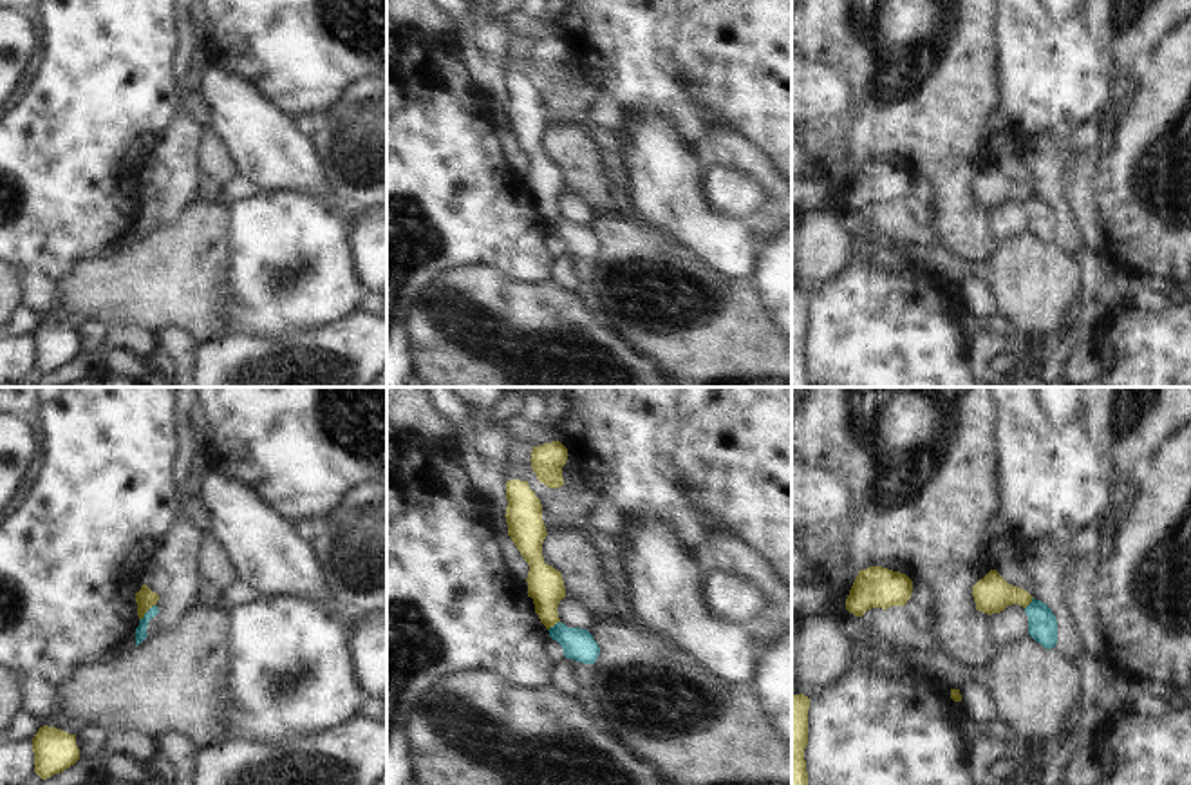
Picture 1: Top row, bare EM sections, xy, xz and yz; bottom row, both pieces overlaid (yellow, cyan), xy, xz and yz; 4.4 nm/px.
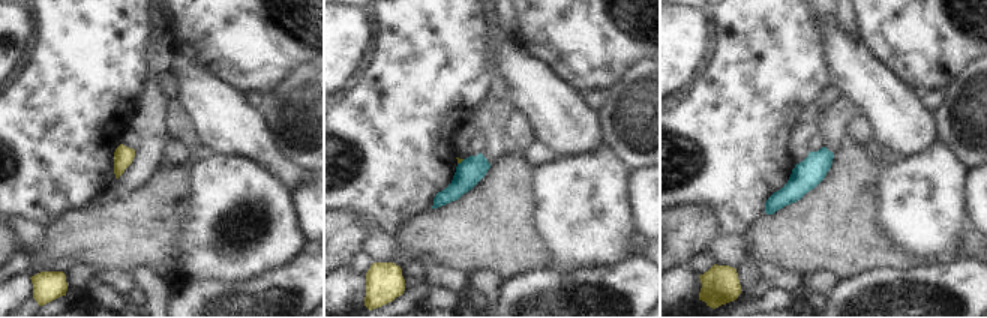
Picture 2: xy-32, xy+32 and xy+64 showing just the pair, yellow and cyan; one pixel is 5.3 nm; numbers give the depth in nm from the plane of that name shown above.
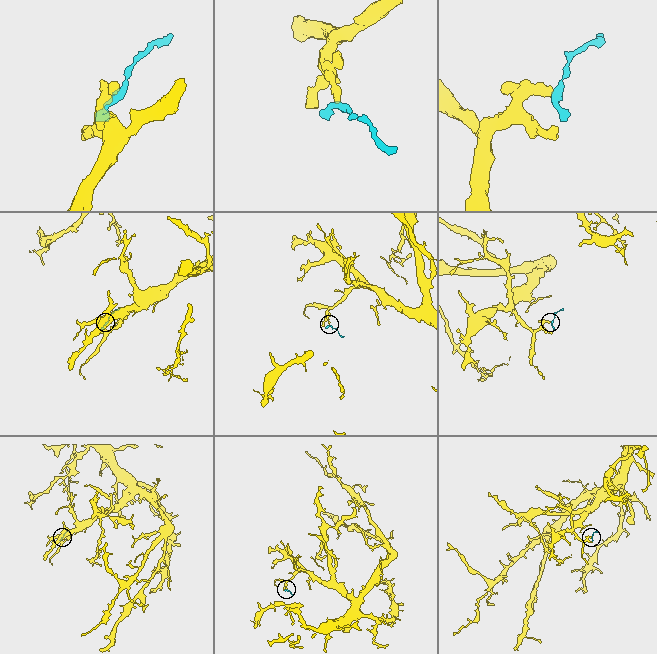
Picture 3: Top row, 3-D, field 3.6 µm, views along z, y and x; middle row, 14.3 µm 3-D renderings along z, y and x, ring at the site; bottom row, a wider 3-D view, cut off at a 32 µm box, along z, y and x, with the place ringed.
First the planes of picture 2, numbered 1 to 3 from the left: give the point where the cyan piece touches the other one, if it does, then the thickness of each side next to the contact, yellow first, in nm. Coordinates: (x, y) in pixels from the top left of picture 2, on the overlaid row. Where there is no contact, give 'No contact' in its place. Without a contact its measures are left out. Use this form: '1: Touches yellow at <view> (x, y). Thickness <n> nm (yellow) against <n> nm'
1: No contact
2: Touches yellow at xy+32 (461, 161). Thickness 20 nm (yellow) against 150 nm
3: No contact

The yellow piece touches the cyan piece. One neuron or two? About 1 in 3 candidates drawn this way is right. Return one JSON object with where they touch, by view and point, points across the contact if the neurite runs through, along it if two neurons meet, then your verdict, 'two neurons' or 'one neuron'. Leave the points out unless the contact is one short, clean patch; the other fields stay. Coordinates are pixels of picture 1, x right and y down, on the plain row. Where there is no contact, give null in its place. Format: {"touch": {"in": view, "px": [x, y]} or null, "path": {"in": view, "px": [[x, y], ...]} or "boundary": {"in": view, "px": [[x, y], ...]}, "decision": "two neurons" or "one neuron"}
{"touch": {"in": "xy", "px": [145, 207]}, "boundary": {"in": "xy", "px": [[154, 199], [140, 216]]}, "decision": "two neurons"}

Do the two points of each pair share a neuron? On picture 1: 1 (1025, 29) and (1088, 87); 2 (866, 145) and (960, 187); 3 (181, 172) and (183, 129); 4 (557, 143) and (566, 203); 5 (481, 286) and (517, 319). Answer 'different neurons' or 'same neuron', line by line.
1: same neuron
2: same neuron
3: same neuron
4: different neurons
5: same neuron

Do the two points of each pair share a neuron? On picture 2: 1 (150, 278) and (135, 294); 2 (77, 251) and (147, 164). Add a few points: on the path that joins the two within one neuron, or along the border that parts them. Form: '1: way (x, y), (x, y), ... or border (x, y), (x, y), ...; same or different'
1: border (135, 285), (147, 302); different
2: border (155, 173), (141, 186), (120, 194); different

